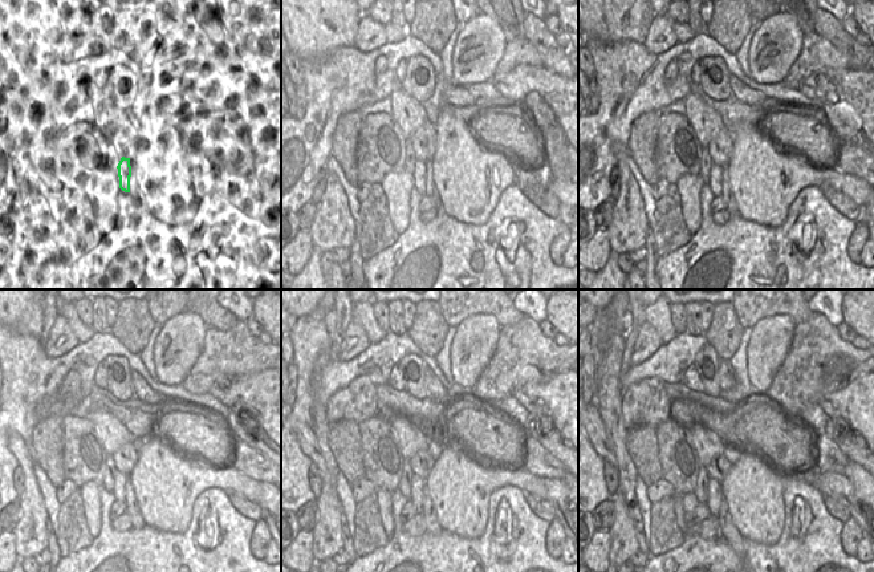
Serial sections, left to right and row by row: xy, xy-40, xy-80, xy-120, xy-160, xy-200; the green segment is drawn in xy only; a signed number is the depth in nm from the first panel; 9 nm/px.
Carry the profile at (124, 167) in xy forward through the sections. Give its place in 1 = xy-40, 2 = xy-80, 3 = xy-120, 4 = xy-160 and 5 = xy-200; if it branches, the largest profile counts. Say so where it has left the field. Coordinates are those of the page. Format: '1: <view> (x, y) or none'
1: xy-40 (419, 175)
2: xy-80 (716, 174)
3: xy-120 (121, 479)
4: xy-160 (418, 485)
5: xy-200 (715, 489)

